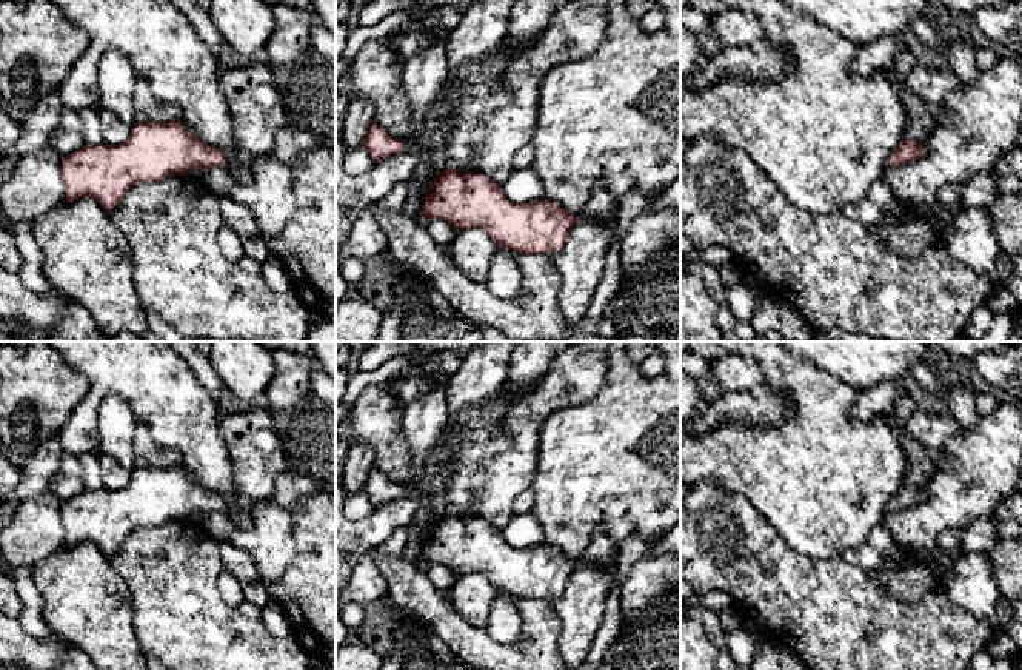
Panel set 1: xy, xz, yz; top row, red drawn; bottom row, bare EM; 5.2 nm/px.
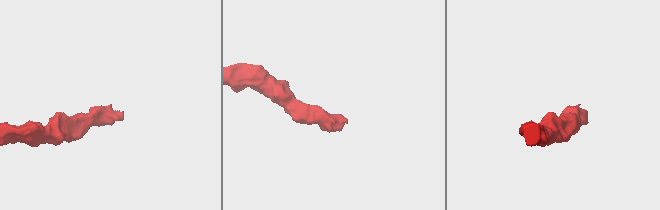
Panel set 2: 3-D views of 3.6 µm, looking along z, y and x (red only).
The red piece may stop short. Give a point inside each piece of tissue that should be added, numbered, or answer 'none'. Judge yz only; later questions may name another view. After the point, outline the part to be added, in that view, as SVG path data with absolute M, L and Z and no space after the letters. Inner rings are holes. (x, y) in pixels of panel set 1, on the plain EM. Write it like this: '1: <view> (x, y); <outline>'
1: yz (919, 467); M888 411L880 414L888 424L896 425L899 431L899 441L907 456L907 471L903 482L916 488L922 488L936 471L934 462L930 459L927 448L903 433L902 422Z

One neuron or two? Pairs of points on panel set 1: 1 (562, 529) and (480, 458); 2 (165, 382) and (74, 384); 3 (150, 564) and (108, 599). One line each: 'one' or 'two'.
1: two
2: two
3: two

